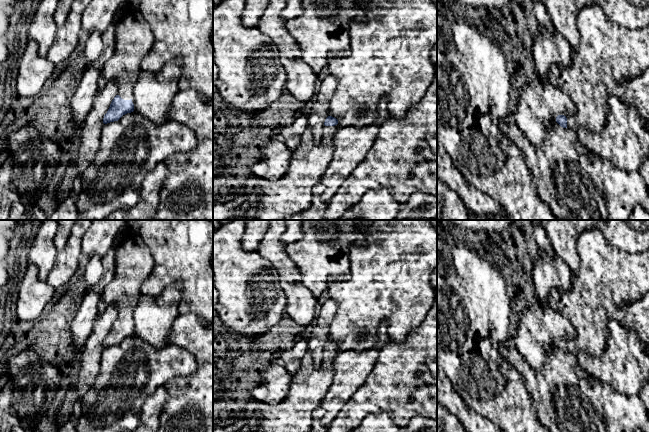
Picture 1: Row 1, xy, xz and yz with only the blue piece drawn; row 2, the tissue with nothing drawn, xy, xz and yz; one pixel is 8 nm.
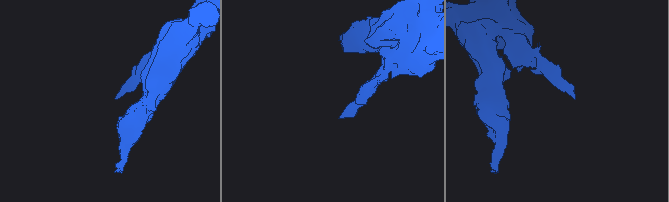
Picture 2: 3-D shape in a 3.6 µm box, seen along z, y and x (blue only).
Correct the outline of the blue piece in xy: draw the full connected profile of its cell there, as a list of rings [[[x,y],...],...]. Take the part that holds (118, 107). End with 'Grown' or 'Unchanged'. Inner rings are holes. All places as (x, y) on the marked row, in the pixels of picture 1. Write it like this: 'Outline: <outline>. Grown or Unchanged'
Outline: [[[116,95],[112,100],[107,113],[104,115],[103,123],[118,121],[123,115],[134,111],[132,99],[124,100],[119,95]]]. Unchanged

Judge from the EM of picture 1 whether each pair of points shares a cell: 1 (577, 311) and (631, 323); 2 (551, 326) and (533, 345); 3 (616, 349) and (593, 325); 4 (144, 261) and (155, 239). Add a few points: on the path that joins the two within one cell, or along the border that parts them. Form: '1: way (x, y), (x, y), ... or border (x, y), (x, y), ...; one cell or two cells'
1: way (590, 311), (618, 311); one cell
2: way (546, 329), (535, 340); one cell
3: border (612, 317), (606, 348), (599, 356), (590, 355); two cells
4: border (134, 234), (154, 261), (150, 274); two cells

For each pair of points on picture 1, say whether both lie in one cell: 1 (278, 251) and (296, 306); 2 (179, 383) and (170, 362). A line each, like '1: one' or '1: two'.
1: one
2: two

